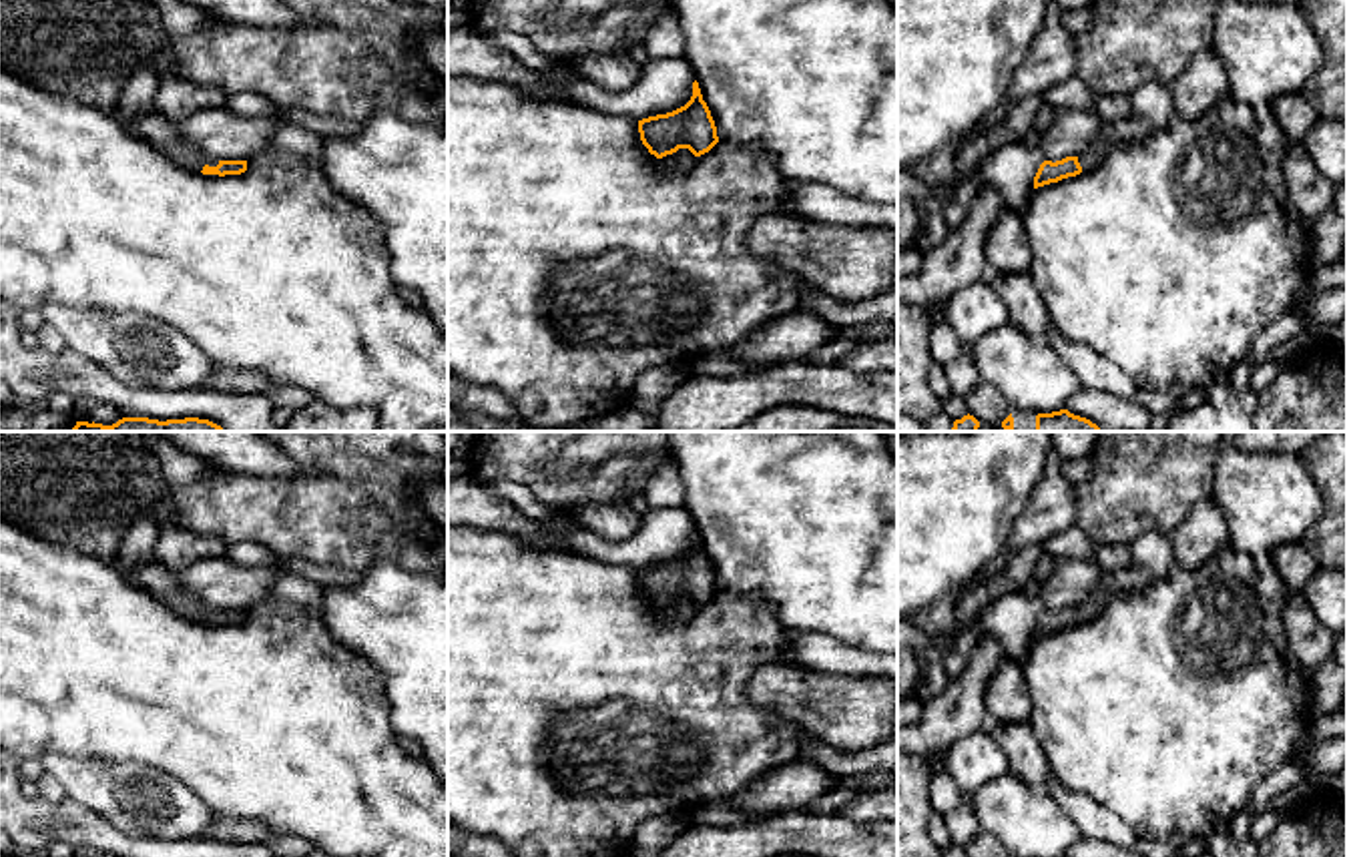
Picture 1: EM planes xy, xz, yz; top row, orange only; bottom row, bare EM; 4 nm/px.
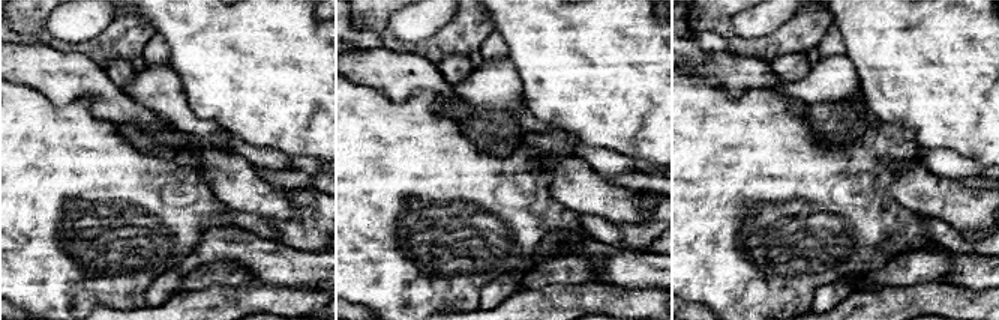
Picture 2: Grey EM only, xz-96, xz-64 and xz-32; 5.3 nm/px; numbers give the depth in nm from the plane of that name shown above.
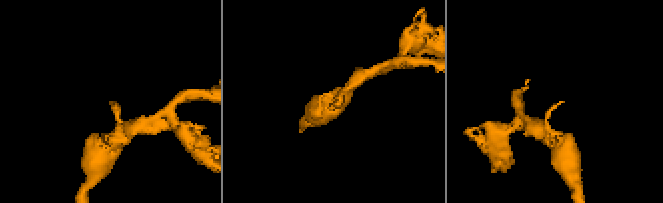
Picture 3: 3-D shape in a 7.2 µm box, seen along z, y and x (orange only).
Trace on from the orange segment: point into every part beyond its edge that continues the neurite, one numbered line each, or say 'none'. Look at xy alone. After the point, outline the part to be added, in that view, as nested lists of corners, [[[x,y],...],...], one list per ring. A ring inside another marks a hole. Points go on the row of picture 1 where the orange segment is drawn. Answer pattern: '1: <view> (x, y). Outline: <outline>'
1: xy (161, 133). Outline: [[[161,112],[147,114],[130,122],[128,128],[187,171],[201,173],[205,165],[209,167],[219,165],[217,159],[209,159],[203,153],[193,151],[179,136],[175,122]]]

